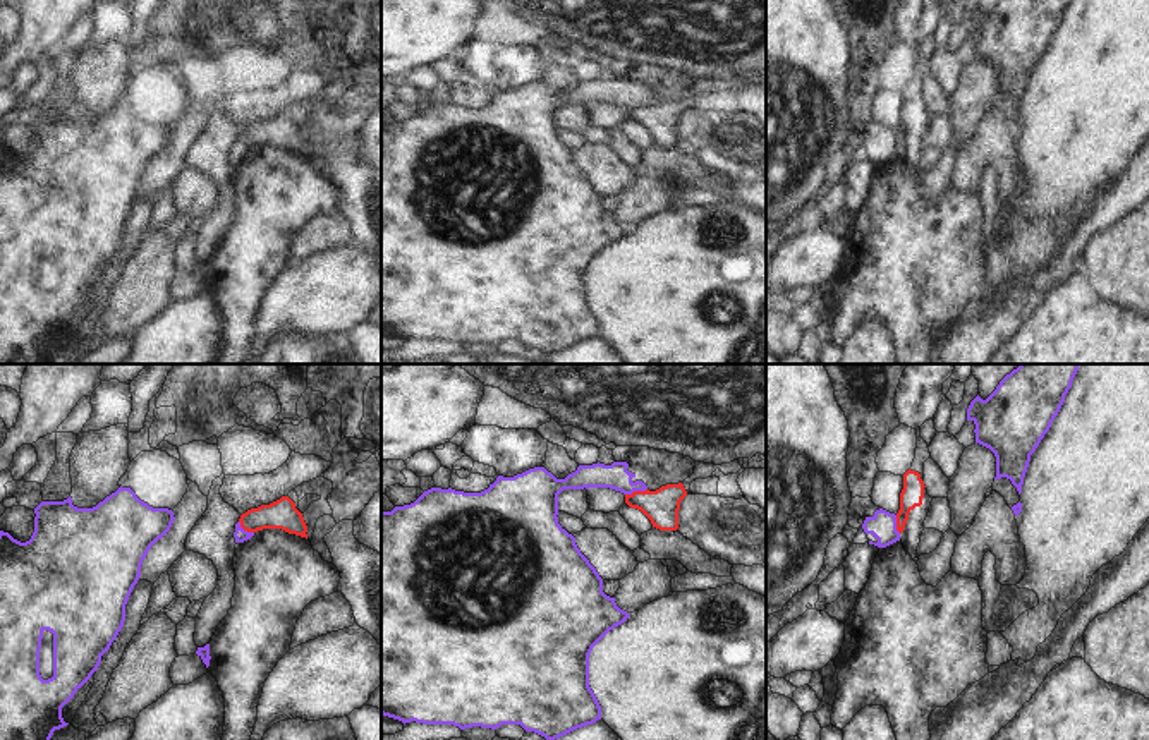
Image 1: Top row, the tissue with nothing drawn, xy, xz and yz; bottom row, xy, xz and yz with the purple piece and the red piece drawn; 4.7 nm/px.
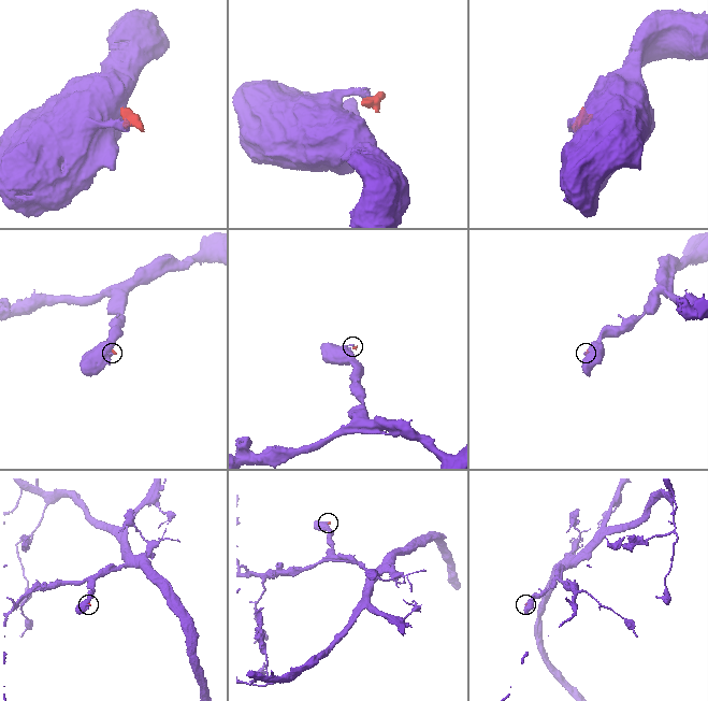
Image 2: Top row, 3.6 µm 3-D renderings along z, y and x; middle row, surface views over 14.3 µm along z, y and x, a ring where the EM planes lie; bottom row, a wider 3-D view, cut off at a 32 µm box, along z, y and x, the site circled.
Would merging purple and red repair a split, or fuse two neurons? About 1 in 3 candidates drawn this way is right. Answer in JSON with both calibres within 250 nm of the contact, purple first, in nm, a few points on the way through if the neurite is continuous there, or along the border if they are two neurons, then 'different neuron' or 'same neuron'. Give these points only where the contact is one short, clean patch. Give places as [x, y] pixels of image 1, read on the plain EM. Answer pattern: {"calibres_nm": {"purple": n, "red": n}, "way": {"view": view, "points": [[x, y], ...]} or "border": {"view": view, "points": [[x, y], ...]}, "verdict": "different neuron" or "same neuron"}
{"calibres_nm": {"purple": 120, "red": 160}, "border": {"view": "xz", "points": [[646, 103], [626, 110]]}, "verdict": "different neuron"}

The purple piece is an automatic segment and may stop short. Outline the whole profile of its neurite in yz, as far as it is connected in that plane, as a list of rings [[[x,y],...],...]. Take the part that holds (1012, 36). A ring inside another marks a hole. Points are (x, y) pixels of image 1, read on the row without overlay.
[[[998,0],[982,15],[979,10],[967,24],[967,36],[976,39],[976,58],[989,64],[996,72],[996,94],[1006,93],[1022,108],[1030,70],[1039,62],[1051,38],[1058,31],[1072,0]]]

